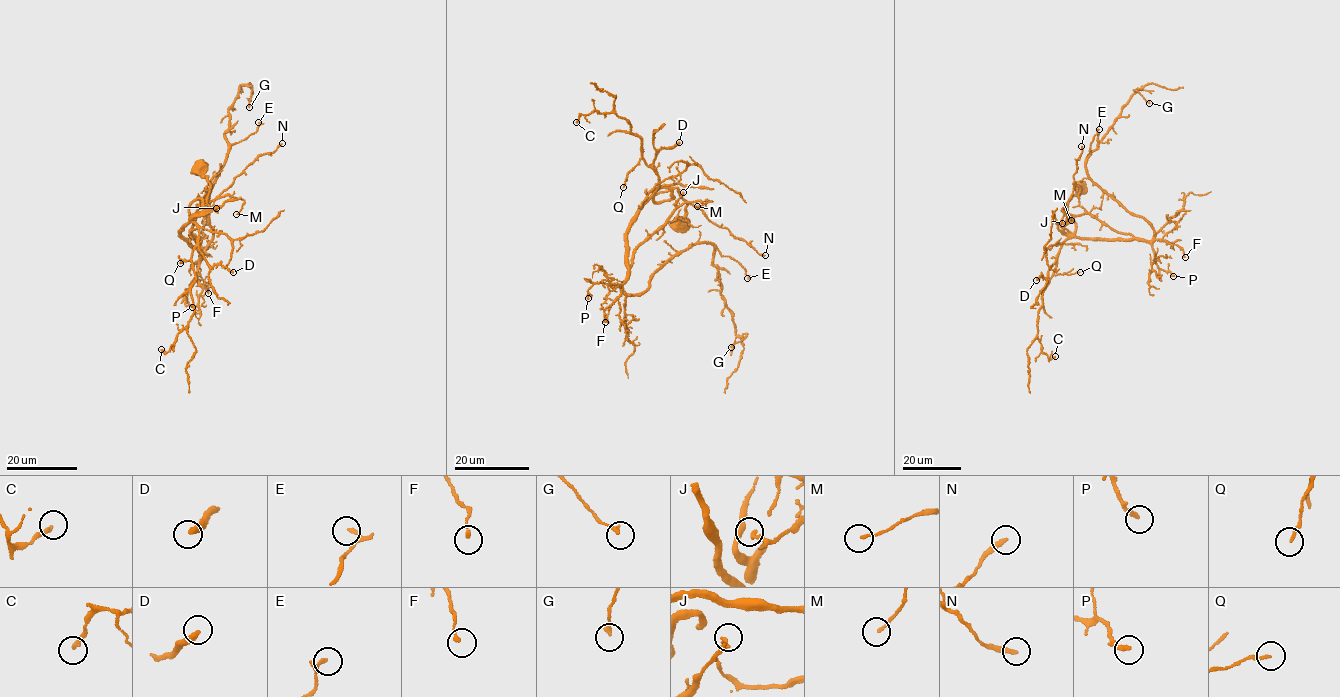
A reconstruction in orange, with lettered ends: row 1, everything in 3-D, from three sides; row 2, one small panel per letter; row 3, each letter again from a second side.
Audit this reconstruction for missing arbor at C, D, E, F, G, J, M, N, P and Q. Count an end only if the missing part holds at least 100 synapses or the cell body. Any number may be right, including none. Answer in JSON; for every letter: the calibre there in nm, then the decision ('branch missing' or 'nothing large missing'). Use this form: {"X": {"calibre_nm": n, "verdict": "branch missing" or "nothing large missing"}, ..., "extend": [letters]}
{"C": {"calibre_nm": 190, "verdict": "nothing large missing"}, "D": {"calibre_nm": 320, "verdict": "nothing large missing"}, "E": {"calibre_nm": 170, "verdict": "nothing large missing"}, "F": {"calibre_nm": 130, "verdict": "nothing large missing"}, "G": {"calibre_nm": 200, "verdict": "nothing large missing"}, "J": {"calibre_nm": 180, "verdict": "nothing large missing"}, "M": {"calibre_nm": 120, "verdict": "nothing large missing"}, "N": {"calibre_nm": 240, "verdict": "nothing large missing"}, "P": {"calibre_nm": 220, "verdict": "nothing large missing"}, "Q": {"calibre_nm": 170, "verdict": "nothing large missing"}, "extend": []}

